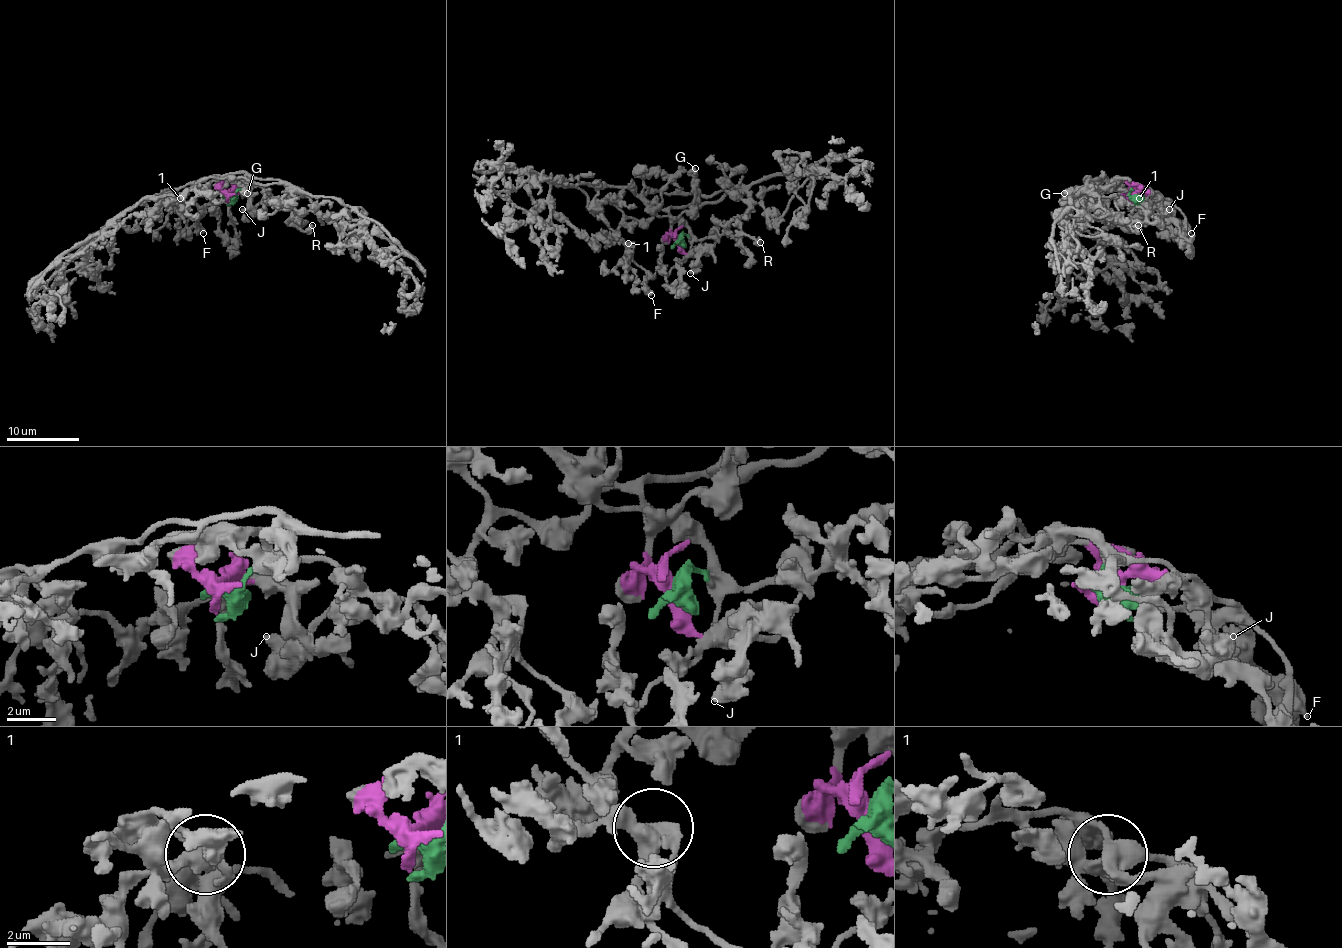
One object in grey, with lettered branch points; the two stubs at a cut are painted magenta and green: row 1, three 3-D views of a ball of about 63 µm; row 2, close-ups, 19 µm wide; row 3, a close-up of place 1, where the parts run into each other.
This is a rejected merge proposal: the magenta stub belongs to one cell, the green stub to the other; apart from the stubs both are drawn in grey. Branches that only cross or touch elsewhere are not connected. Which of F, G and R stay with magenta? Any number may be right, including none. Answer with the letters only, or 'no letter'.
F, G

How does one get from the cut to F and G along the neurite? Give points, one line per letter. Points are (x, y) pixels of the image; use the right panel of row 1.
F: (1135, 194), (1124, 181), (1104, 181), (1129, 188), (1138, 194), (1142, 203), (1162, 203), (1191, 232)
G: (1135, 194), (1120, 181), (1111, 181), (1105, 188), (1098, 190), (1063, 194)

